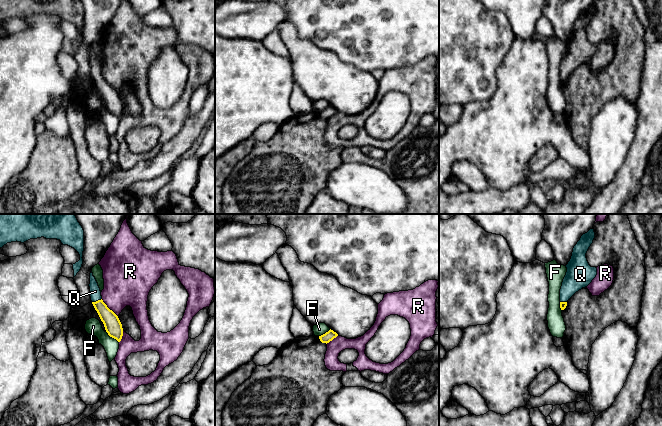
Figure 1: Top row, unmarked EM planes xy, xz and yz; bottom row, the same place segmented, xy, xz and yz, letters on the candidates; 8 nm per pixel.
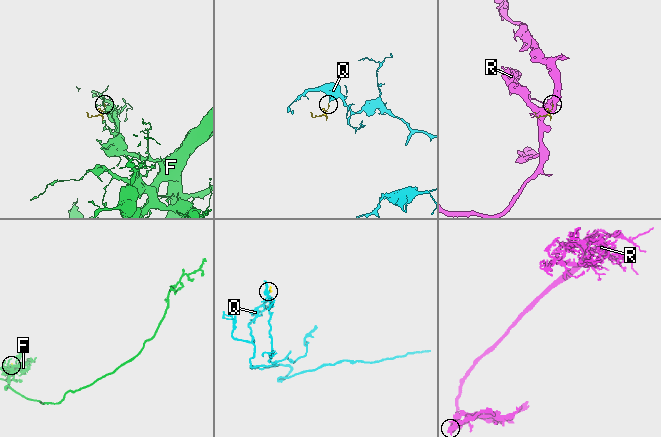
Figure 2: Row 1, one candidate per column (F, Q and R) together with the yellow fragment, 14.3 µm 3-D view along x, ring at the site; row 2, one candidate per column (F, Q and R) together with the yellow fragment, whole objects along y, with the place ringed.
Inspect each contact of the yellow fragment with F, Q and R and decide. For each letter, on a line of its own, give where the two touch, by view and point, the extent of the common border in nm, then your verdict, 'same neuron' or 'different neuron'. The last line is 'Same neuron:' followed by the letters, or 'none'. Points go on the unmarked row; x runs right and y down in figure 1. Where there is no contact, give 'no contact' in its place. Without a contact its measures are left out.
F: meets yellow in xy at (112, 113); contact 140 nm long; different neuron
Q: meets yellow in xy at (96, 77); contact 90 nm long; same neuron
R: meets yellow in xy at (108, 84); contact 200 nm long; different neuron
Same neuron: Q

